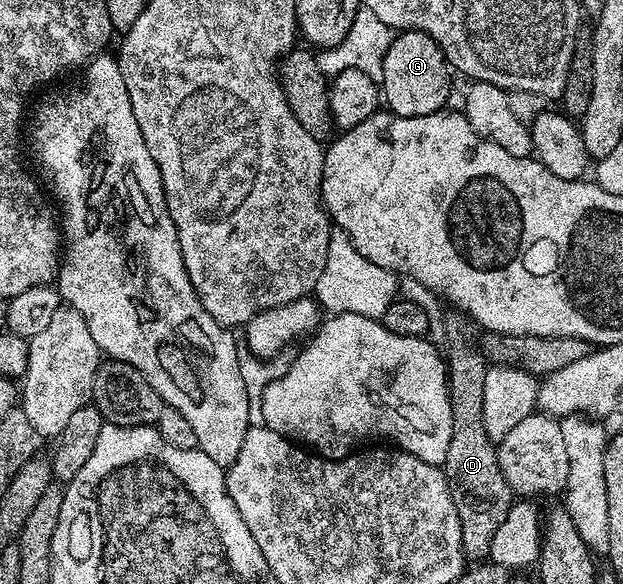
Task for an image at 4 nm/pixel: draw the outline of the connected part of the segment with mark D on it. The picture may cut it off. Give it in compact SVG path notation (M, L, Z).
M451 311L447 317L447 349L445 348L445 360L447 362L447 390L449 391L449 399L451 400L451 414L453 415L453 435L449 439L449 451L445 455L445 463L441 466L445 479L449 483L449 495L453 495L453 507L457 507L457 519L461 519L461 541L463 543L463 552L468 558L479 557L475 559L483 559L488 556L493 547L493 535L497 535L497 527L501 527L501 523L505 523L505 515L509 515L513 504L513 494L509 483L505 479L505 475L499 466L499 451L496 442L489 439L489 435L485 433L485 415L481 412L481 403L485 396L485 375L489 368L489 362L478 348L471 346L471 341L467 338L467 332L473 329L472 322L468 320L464 314L458 311Z

